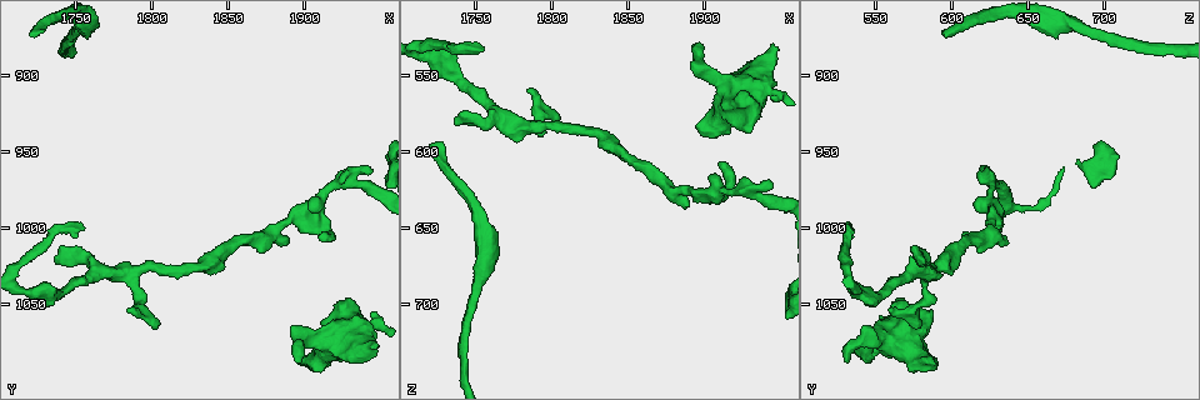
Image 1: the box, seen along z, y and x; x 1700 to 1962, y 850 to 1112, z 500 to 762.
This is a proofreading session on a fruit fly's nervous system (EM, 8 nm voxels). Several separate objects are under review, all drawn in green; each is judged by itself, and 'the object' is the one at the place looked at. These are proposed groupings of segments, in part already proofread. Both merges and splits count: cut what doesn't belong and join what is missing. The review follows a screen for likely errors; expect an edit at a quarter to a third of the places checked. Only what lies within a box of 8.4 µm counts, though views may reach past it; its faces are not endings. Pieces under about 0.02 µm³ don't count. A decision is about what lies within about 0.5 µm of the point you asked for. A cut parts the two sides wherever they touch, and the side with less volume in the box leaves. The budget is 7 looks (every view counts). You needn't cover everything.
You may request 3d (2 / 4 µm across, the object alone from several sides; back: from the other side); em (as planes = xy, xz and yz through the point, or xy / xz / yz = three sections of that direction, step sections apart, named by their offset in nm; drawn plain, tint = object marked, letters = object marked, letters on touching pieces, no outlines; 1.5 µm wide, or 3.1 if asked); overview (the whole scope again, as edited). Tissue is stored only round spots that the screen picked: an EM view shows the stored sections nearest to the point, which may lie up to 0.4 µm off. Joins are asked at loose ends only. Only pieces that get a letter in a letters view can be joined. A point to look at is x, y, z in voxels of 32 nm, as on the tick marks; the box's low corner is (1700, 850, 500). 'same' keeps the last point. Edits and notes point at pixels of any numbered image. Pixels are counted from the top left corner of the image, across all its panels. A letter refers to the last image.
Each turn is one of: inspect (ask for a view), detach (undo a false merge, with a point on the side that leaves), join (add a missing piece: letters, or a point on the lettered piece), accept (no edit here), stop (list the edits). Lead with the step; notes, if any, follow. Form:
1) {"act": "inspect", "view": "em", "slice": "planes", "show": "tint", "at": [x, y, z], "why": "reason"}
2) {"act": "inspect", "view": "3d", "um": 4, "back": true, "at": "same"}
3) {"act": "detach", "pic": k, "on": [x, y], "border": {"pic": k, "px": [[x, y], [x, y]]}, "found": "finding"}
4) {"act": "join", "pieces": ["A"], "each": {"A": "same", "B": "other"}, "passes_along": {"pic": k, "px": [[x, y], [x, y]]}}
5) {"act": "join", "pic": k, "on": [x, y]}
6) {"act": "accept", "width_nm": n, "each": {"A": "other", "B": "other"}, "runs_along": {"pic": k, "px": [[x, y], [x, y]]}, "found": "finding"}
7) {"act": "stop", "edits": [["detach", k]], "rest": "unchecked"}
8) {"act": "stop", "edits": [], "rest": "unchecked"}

{"act": "inspect", "view": "em", "slice": "planes", "show": "letters", "at": [1894, 1088, 586], "why": "branch stops here"}

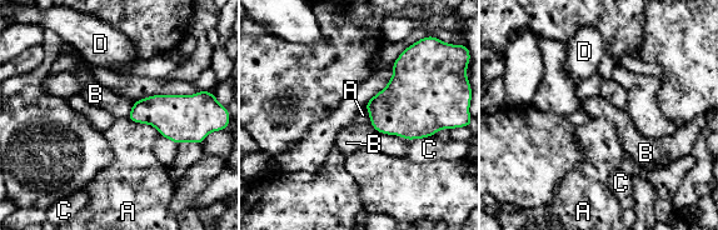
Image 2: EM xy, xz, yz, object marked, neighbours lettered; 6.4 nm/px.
{"act": "accept", "each": {"A": "other", "B": "other", "C": "other", "D": "other"}, "border": {"pic": 2, "px": [[134, 101], [126, 116]]}, "found": "no lettered piece goes on from it"}

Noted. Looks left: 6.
{"act": "inspect", "view": "3d", "um": 2, "at": [1910, 1006, 608], "why": "branch stops here"}

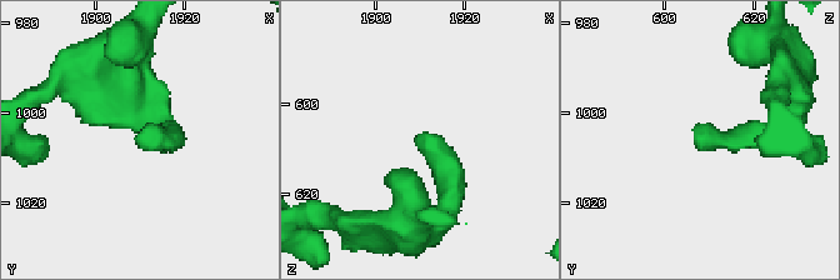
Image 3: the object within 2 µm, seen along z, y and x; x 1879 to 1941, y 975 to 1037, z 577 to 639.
{"act": "inspect", "view": "em", "slice": "yz", "step": 8, "show": "letters", "at": [1909, 1005, 607]}

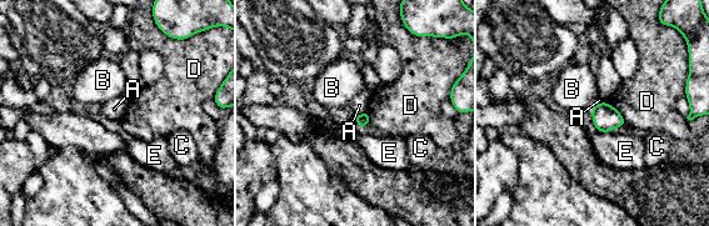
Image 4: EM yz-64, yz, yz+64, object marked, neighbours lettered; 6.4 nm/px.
{"act": "accept", "each": {"A": "other", "B": "other", "C": "other", "D": "other", "E": "other"}, "border": {"pic": 4, "px": [[367, 110], [353, 116]]}, "found": "no lettered piece goes on from it"}

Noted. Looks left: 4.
{"act": "inspect", "view": "3d", "um": 2, "at": [1728, 870, 594]}

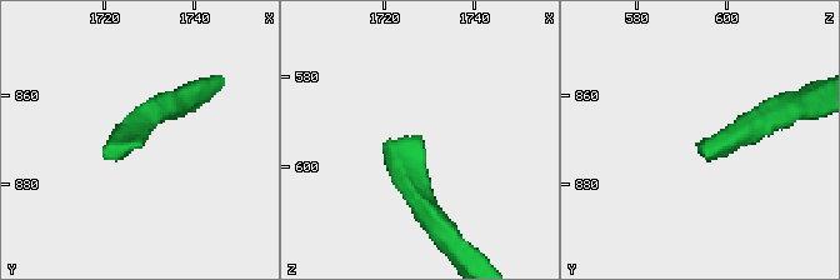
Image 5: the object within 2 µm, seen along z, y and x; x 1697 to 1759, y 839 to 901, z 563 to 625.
{"act": "inspect", "view": "em", "slice": "xy", "step": 4, "show": "letters", "at": [1728, 871, 594]}

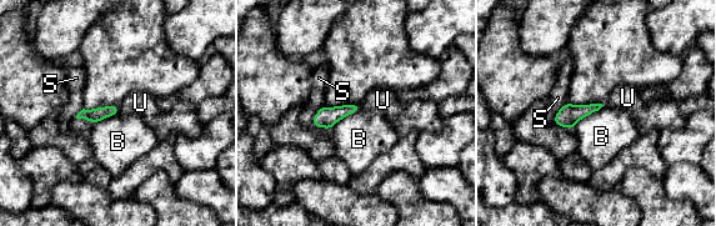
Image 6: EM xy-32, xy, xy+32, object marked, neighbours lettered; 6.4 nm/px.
{"act": "accept", "each": {"B": "other", "S": "other", "U": "other"}, "found": "no lettered piece goes on from it"}

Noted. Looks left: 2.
{"act": "stop", "edits": [], "rest": "unchecked"}

